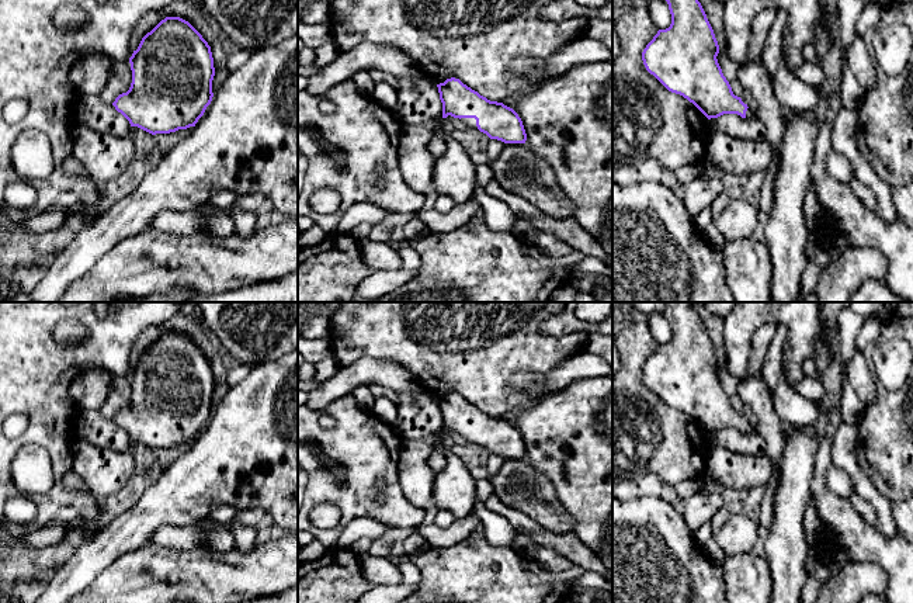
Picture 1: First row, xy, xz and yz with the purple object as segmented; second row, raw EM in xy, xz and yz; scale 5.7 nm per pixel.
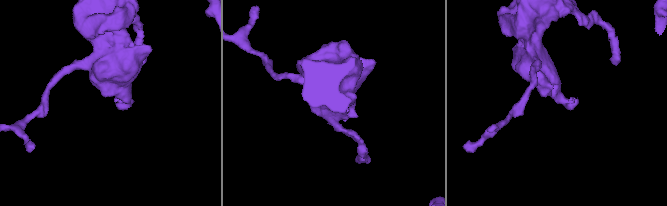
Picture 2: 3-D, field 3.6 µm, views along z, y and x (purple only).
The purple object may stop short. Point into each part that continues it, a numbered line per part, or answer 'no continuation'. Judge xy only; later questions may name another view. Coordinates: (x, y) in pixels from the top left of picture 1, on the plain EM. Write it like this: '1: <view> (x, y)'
no continuation

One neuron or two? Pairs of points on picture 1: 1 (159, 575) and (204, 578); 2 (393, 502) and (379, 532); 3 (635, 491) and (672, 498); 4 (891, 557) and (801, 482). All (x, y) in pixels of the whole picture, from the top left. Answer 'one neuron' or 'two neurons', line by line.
1: one neuron
2: two neurons
3: one neuron
4: two neurons

